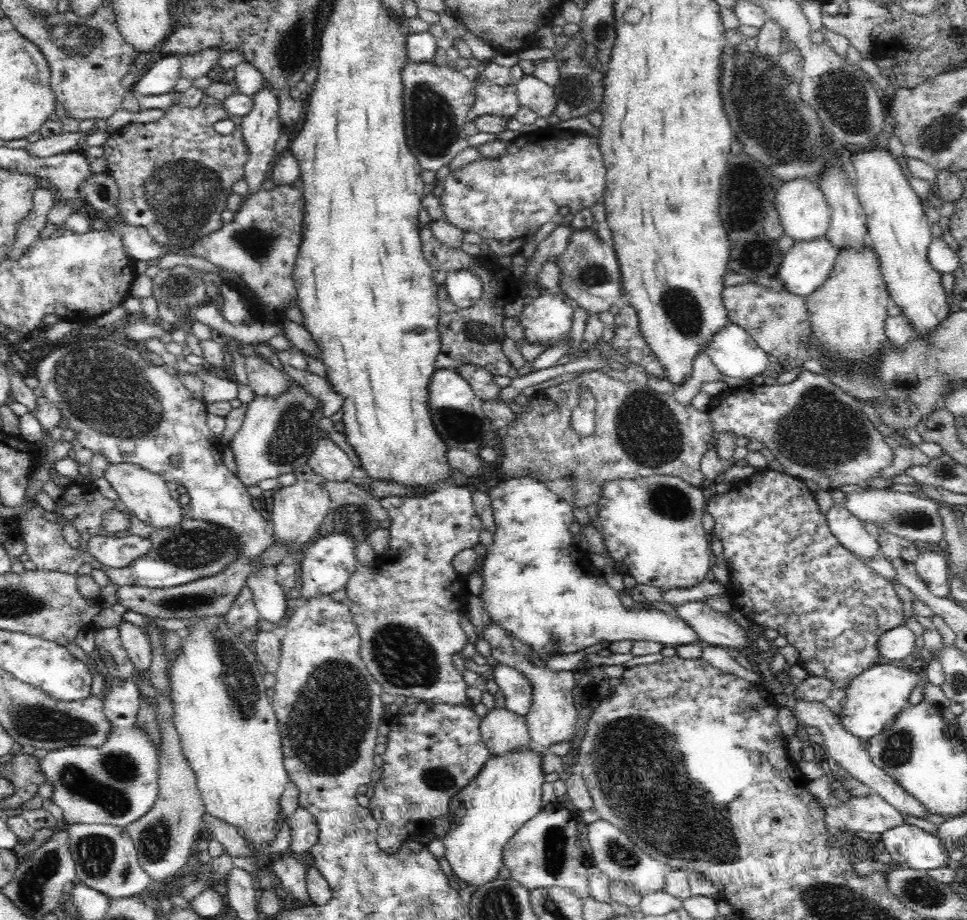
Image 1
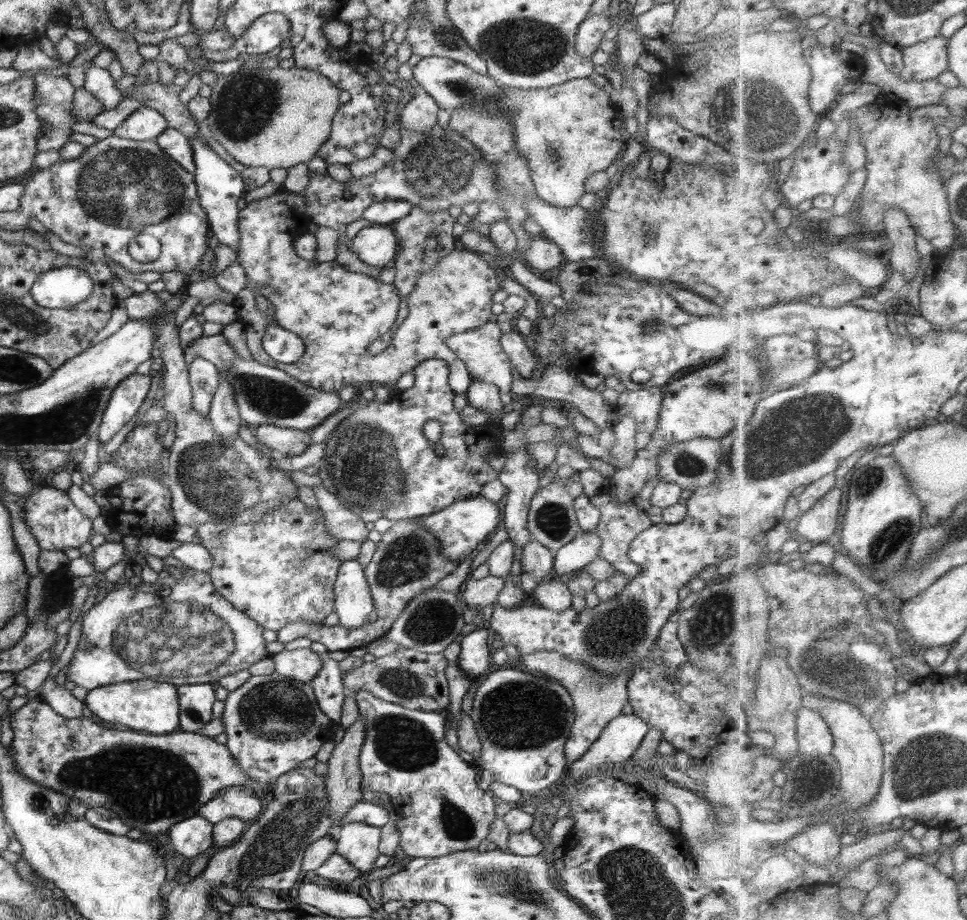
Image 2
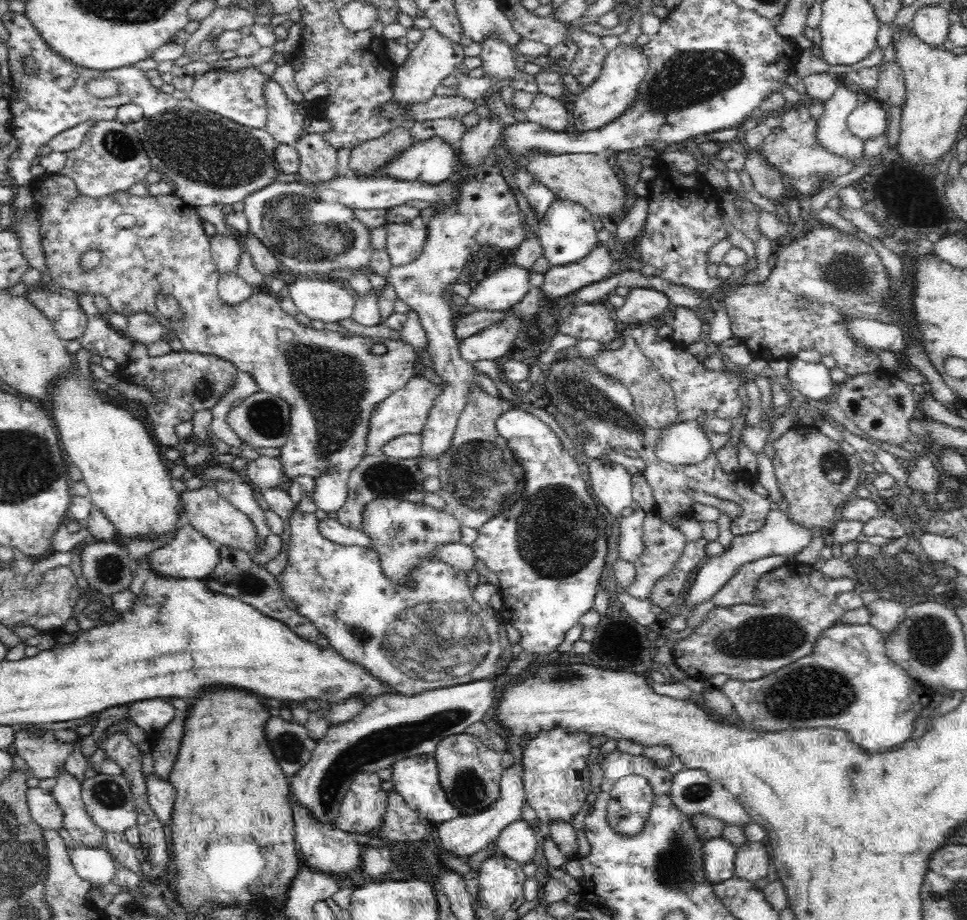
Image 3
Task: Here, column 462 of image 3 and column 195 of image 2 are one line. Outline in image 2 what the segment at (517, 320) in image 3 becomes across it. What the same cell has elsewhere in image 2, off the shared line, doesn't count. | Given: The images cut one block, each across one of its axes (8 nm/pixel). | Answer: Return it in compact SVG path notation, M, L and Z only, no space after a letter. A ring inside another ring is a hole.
M221 333L212 336L201 336L183 349L186 360L192 362L196 357L213 362L219 370L219 377L226 379L233 385L235 401L239 408L241 419L246 424L274 425L282 428L296 429L299 431L312 431L329 416L340 410L342 400L339 393L324 392L306 386L280 370L264 363L242 359L228 344ZM222 368L234 368L226 371Z

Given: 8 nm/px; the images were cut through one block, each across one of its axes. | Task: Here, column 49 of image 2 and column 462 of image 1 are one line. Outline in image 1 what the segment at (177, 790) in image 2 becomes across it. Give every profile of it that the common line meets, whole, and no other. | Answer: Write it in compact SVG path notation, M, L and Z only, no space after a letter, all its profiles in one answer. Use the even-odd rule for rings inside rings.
M419 701L415 710L404 715L398 712L397 714L387 718L386 721L389 725L389 735L387 736L386 742L387 748L383 754L384 772L381 779L373 787L372 797L369 798L370 803L368 808L379 824L377 826L378 846L384 852L396 855L404 850L406 840L413 835L416 835L415 829L412 828L413 826L416 824L424 824L424 822L432 823L435 818L438 818L439 816L442 816L442 814L449 812L451 798L457 792L460 792L460 790L462 790L476 775L480 774L480 770L484 768L484 764L488 762L491 754L481 736L481 717L476 715L476 712L472 709L472 707L468 707L468 705L434 704L430 701Z

